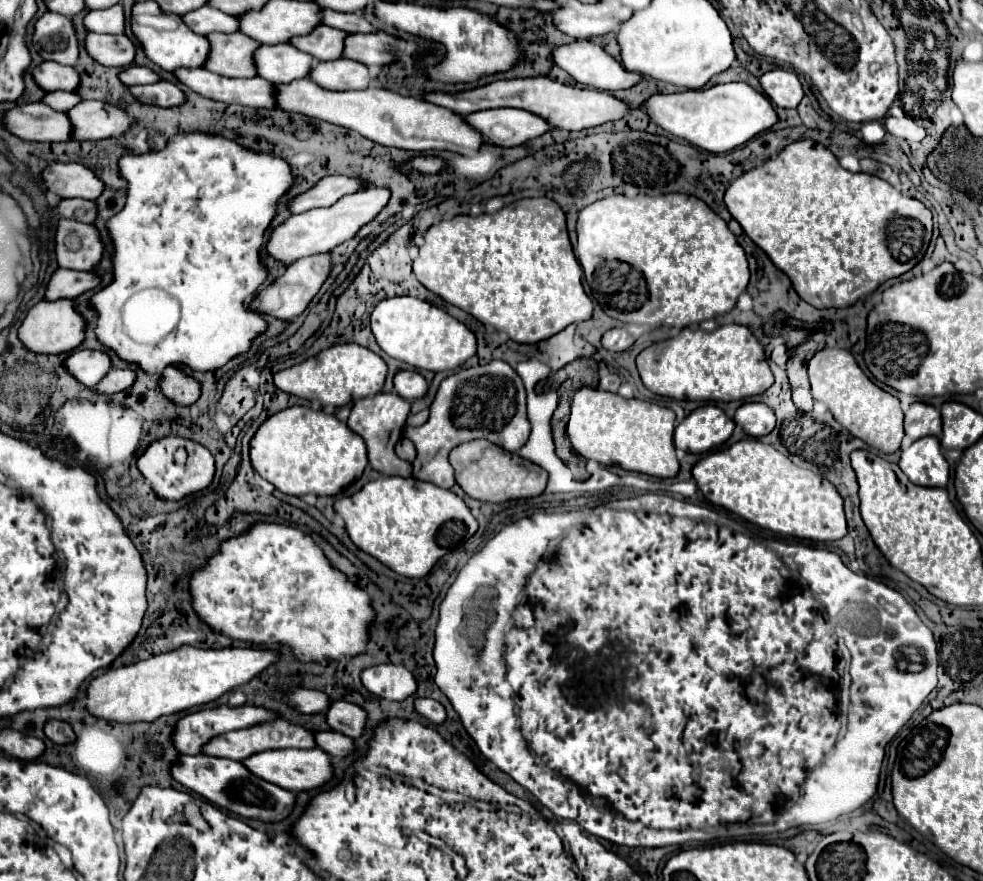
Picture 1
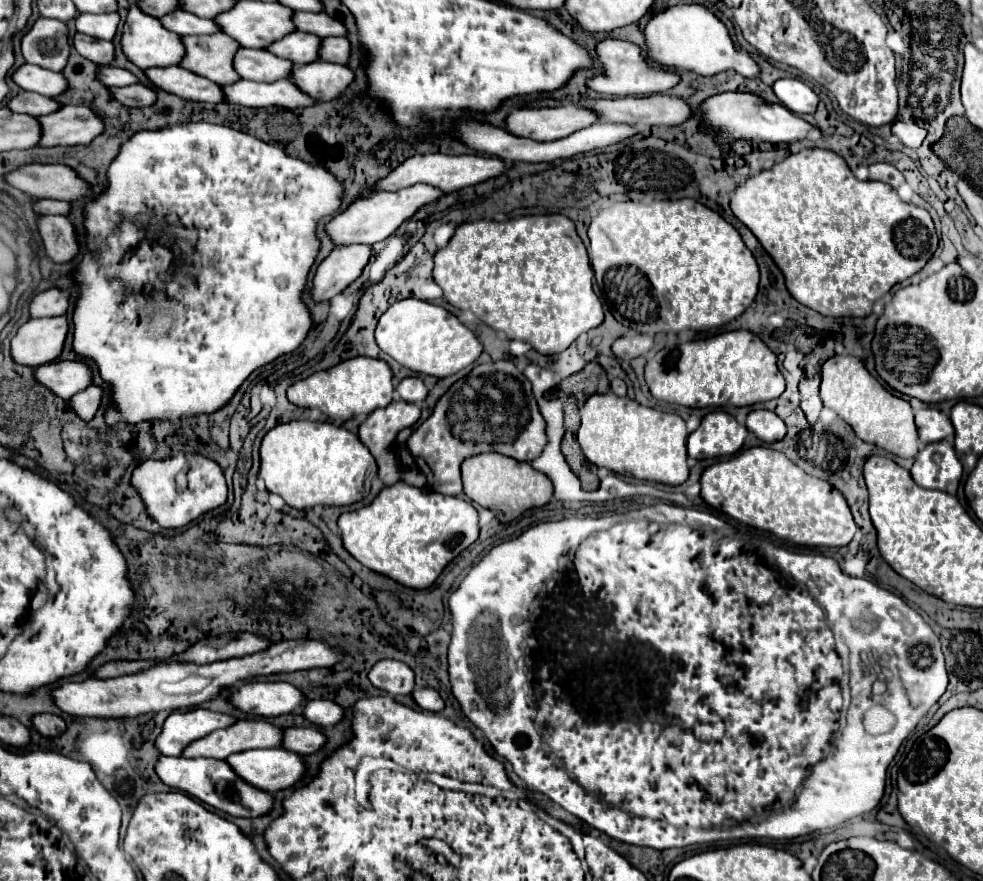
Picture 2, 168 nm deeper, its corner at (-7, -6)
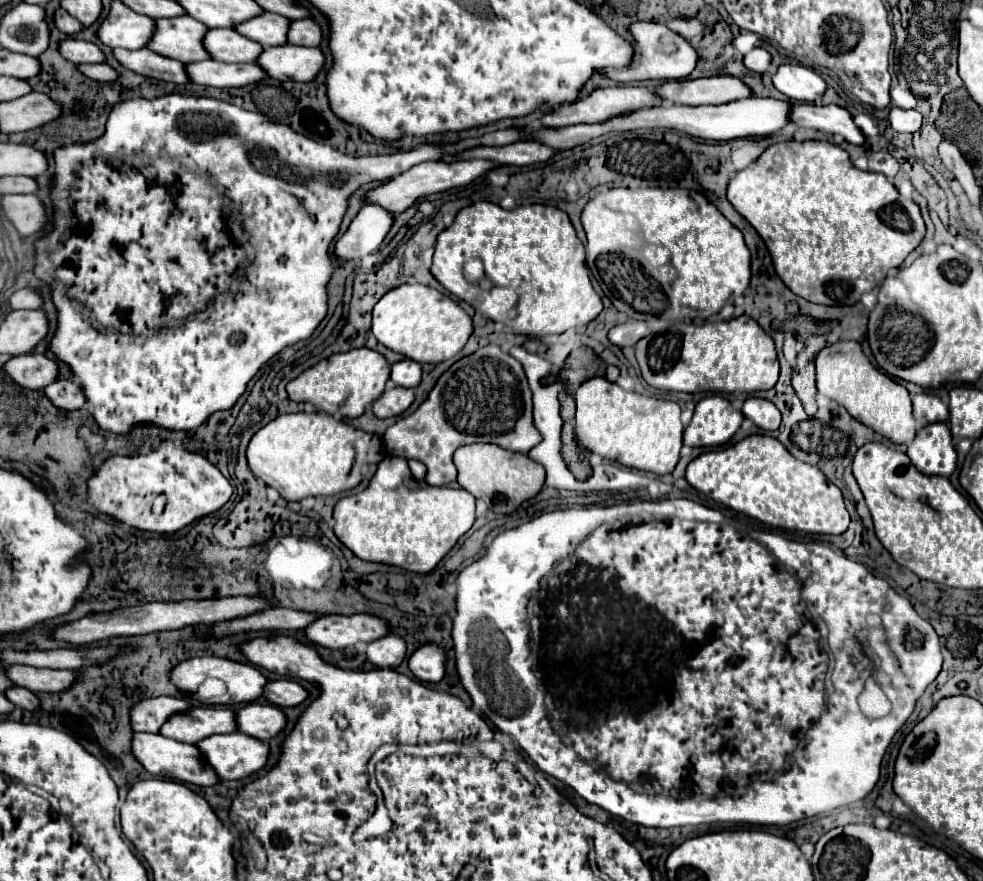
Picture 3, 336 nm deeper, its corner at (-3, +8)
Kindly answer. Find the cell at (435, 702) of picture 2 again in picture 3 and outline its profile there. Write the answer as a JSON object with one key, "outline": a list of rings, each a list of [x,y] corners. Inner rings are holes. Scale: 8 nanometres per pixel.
{"outline":[[[426,642],[412,652],[408,666],[420,682],[440,682],[446,674],[446,650],[436,642]]]}

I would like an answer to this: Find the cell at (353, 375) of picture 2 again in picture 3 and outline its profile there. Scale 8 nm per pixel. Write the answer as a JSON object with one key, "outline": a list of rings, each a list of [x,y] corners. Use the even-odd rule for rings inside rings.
{"outline":[[[368,348],[334,354],[328,360],[302,372],[298,378],[288,382],[286,390],[294,402],[310,402],[326,414],[342,414],[344,418],[358,418],[364,410],[384,392],[386,380],[390,378],[388,362],[382,354]]]}

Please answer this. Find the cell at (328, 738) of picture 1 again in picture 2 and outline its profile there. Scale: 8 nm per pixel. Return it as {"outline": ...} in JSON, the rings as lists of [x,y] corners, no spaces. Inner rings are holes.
{"outline":[[[286,728],[282,748],[300,754],[316,754],[326,746],[326,742],[328,738],[316,728]]]}

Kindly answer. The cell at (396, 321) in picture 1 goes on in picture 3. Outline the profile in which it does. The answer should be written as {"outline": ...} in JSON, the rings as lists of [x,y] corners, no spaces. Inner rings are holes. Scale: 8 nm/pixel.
{"outline":[[[402,284],[384,294],[374,306],[372,334],[386,348],[418,364],[436,364],[456,356],[464,348],[472,334],[472,320],[450,296],[422,284]]]}

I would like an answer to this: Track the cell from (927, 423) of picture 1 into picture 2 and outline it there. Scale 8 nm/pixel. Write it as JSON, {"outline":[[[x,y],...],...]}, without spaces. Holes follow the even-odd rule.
{"outline":[[[924,408],[916,412],[916,428],[924,444],[938,440],[954,440],[954,428],[946,414],[936,408]]]}

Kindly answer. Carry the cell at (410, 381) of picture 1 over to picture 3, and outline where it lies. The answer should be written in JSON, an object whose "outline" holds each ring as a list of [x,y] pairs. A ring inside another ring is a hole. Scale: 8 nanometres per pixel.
{"outline":[[[404,358],[396,364],[392,364],[392,380],[396,386],[404,386],[404,388],[414,388],[420,384],[420,376],[422,376],[422,368],[420,364]]]}

